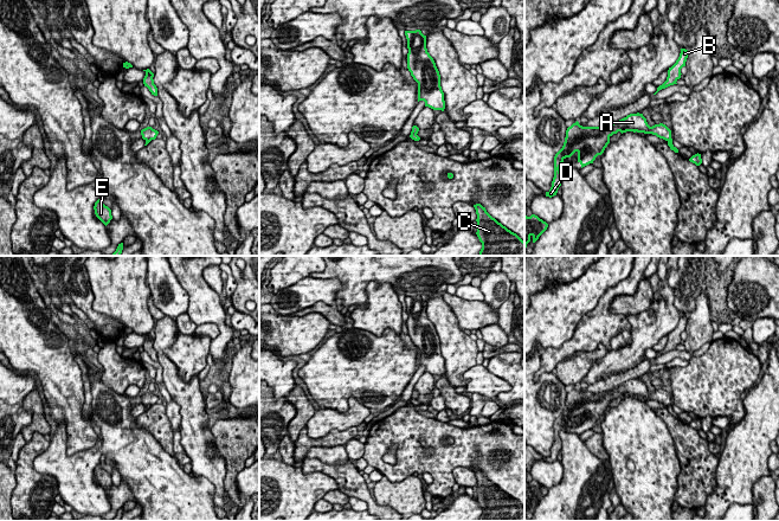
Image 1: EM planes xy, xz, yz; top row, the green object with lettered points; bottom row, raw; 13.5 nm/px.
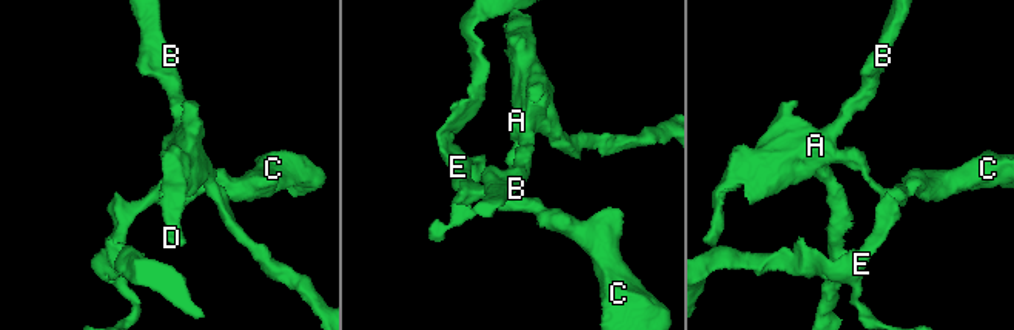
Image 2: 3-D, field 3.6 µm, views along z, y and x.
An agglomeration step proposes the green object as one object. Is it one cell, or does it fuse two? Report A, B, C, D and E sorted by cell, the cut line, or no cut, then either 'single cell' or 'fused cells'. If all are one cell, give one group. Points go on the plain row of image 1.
groups A B D / C E; cut xy (146, 404), (150, 405); fused cells

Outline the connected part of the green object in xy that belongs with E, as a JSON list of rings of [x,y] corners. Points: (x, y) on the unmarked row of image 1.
[[[99,464],[95,468],[94,471],[96,482],[107,491],[112,484],[111,475],[105,471]]]

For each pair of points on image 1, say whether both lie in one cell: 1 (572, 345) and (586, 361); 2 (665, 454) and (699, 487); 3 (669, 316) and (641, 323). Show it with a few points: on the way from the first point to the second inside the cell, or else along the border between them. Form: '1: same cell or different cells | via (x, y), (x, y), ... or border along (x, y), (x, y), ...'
1: different cells | border along (605, 346), (577, 351), (555, 367)
2: different cells | border along (673, 441), (680, 465), (675, 495)
3: same cell | via (662, 321), (648, 323)

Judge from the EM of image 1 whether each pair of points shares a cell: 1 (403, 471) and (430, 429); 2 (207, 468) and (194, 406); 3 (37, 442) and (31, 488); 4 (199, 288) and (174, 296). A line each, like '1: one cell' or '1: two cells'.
1: one cell
2: one cell
3: one cell
4: two cells

